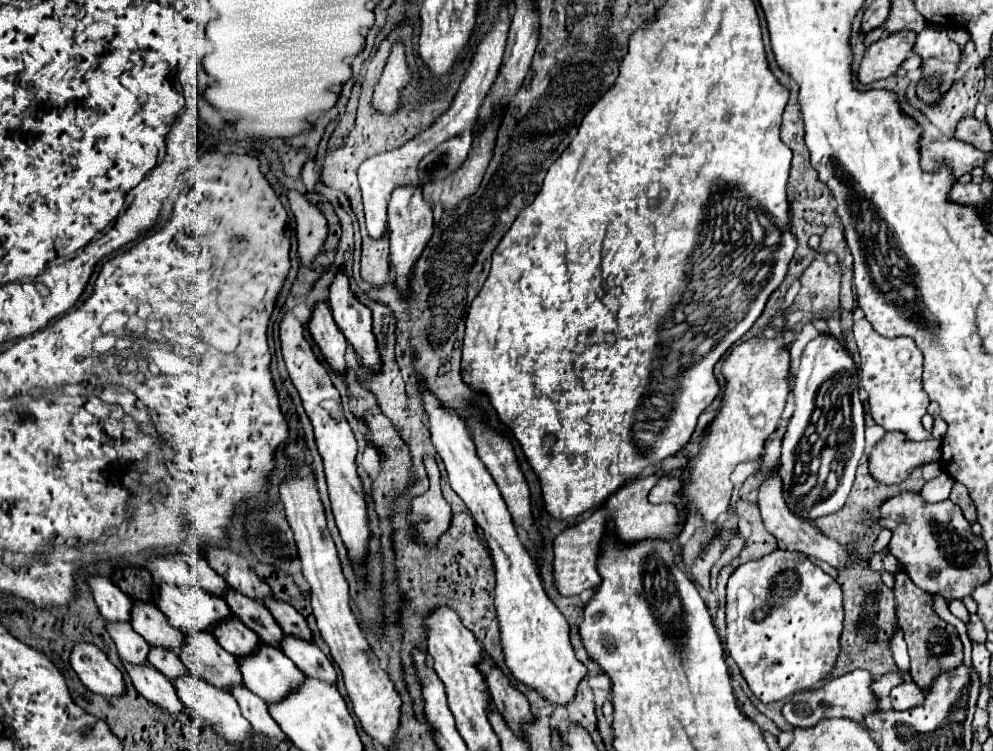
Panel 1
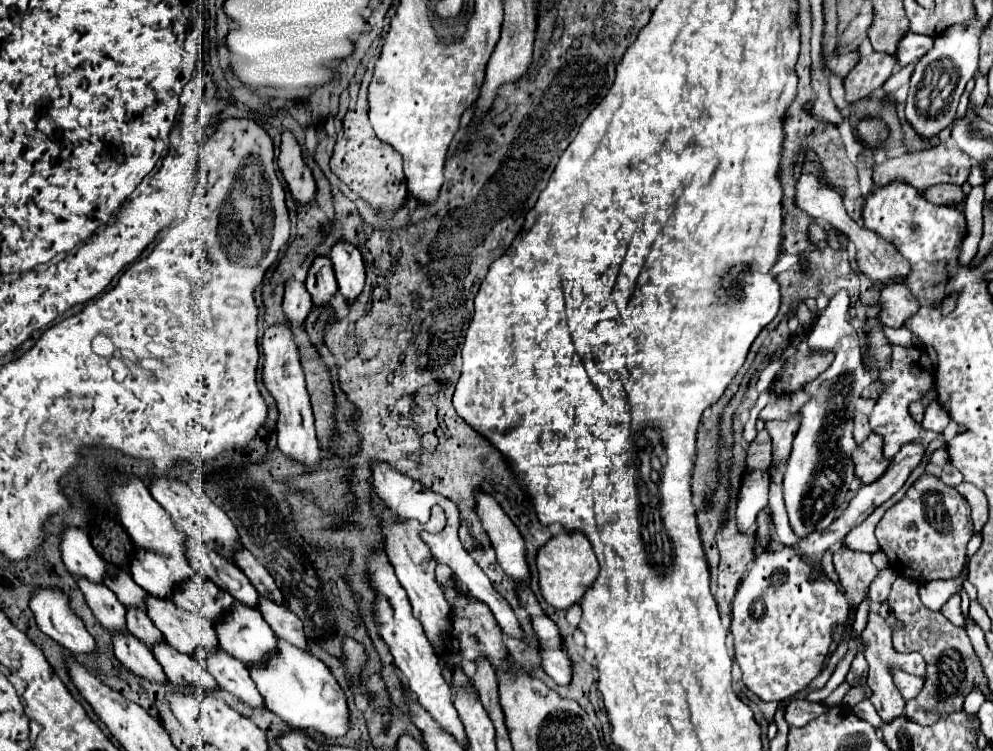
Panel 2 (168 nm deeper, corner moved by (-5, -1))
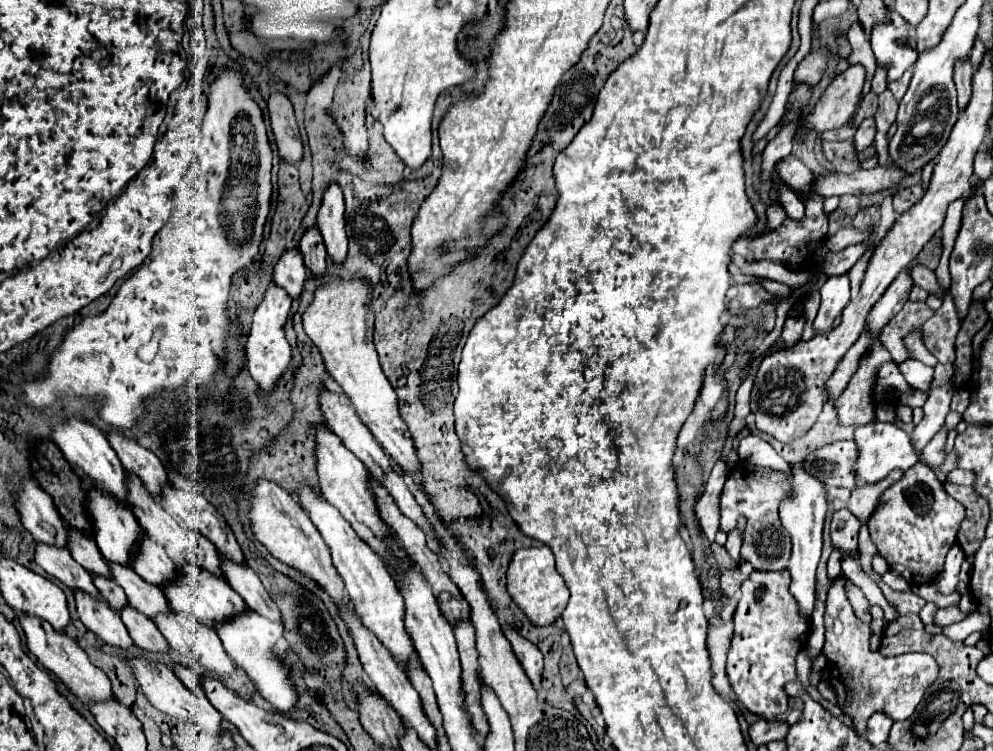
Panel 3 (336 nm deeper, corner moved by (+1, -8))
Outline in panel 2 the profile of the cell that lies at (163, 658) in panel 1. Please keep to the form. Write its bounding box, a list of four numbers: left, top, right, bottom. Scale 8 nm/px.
[126,606,164,644]

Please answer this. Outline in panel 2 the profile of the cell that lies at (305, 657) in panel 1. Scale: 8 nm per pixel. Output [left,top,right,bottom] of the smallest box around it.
[258,596,308,650]

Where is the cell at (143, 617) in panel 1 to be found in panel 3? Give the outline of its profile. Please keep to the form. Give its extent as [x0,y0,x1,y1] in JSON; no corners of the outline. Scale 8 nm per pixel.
[68,529,112,577]

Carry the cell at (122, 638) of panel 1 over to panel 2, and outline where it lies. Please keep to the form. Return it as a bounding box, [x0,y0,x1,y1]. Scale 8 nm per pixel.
[74,576,126,632]

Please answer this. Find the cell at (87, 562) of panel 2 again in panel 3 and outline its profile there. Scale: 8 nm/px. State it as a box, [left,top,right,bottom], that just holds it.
[18,481,68,547]

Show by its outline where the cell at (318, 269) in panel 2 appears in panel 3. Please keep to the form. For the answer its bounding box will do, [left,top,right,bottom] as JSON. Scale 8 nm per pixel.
[300,229,326,279]

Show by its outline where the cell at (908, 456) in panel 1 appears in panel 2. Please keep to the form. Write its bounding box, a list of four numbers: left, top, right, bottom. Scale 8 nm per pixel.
[852,434,890,484]

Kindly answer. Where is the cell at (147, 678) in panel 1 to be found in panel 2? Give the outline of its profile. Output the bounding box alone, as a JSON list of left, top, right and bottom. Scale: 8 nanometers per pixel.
[112,632,166,684]

